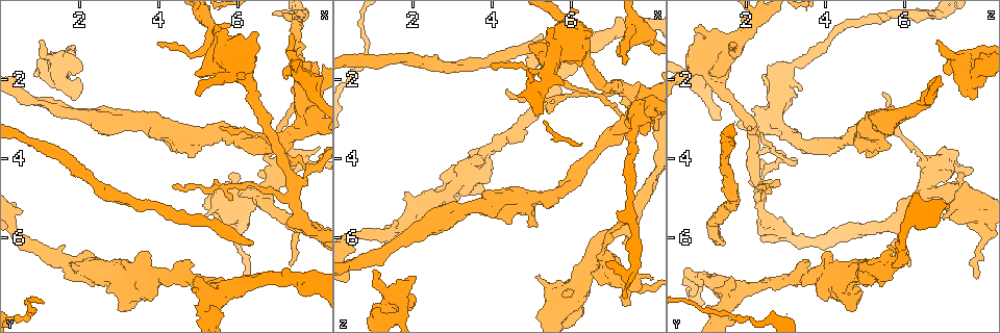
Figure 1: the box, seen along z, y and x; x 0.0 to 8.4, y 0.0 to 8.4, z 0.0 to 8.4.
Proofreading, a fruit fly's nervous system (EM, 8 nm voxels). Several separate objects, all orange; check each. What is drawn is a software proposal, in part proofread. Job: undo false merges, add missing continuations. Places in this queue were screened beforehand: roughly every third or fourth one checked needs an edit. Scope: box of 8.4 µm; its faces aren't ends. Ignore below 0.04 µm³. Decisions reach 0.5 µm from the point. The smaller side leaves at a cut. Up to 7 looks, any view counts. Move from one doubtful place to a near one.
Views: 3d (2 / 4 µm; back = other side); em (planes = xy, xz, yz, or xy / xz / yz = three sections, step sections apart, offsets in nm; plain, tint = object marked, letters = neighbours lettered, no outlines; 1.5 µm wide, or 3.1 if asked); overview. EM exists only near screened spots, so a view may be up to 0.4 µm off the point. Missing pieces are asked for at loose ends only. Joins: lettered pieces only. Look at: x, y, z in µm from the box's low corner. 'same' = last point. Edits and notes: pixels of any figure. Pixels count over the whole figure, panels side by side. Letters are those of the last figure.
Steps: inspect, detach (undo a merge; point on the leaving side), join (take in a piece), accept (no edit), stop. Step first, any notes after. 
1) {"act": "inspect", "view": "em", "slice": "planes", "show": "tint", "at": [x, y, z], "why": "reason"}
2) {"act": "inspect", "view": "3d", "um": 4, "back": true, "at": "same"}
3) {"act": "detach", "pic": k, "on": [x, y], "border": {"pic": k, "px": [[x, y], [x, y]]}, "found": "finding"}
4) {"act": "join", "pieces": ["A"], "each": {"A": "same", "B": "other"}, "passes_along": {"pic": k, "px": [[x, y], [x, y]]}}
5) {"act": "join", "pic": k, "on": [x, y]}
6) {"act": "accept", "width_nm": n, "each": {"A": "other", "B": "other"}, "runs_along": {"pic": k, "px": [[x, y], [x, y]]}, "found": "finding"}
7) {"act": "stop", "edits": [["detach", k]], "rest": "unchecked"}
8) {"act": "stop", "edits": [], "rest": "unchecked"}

{"act": "inspect", "view": "3d", "um": 4, "back": true, "at": [7.40, 4.55, 2.25], "why": "touches itself"}

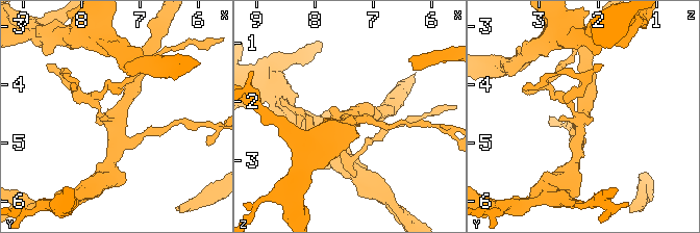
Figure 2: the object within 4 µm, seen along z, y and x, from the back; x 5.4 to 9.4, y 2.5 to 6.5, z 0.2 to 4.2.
{"act": "inspect", "view": "em", "slice": "xy", "step": 8, "show": "letters", "at": [7.45, 4.55, 2.25]}

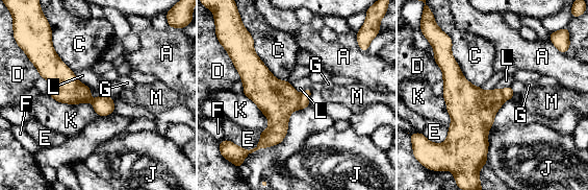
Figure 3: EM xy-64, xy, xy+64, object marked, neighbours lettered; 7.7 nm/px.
{"act": "inspect", "view": "em", "slice": "planes", "show": "letters", "at": "same", "why": "another direction"}

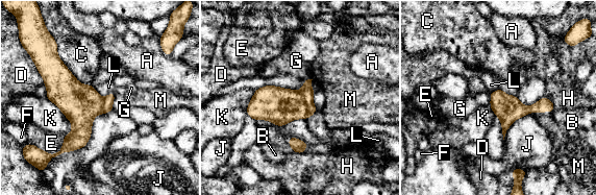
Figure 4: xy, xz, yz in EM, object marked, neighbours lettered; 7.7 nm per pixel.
{"act": "detach", "pic": 4, "on": [307, 93], "width_nm": 200, "each": {"A": "other", "B": "other", "C": "other", "D": "other", "E": "other", "F": "other", "G": "other", "H": "other", "J": "other", "K": "other", "L": "other", "M": "other"}, "border": {"pic": 4, "px": [[298, 92], [306, 107], [305, 118]]}, "found": "a second cell is stuck on"}

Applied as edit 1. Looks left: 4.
{"act": "inspect", "view": "overview", "why": "redraw"}

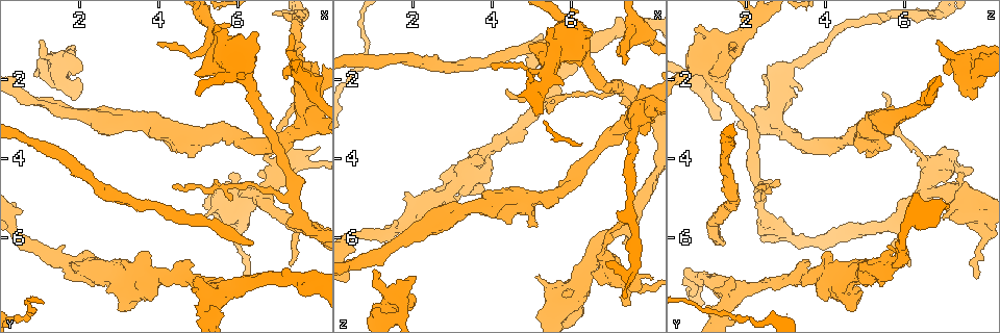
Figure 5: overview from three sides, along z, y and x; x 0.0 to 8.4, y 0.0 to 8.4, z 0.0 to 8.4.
{"act": "inspect", "view": "em", "slice": "planes", "show": "tint", "at": [7.65, 1.75, 3.05]}

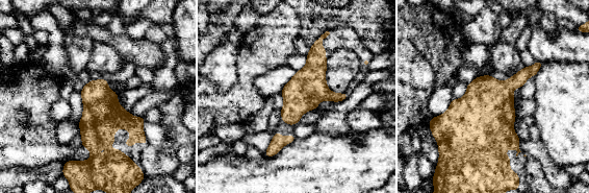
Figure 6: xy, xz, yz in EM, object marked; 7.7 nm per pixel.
{"act": "inspect", "view": "em", "slice": "planes", "show": "letters", "at": "same", "why": "see the neighbours"}

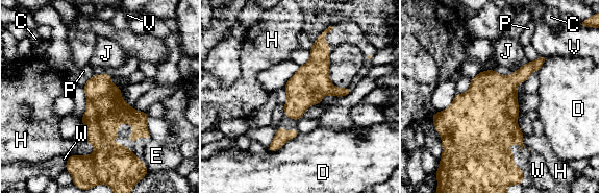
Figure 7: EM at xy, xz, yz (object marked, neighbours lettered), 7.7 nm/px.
{"act": "accept", "each": {"C": "other", "D": "other", "E": "other", "H": "other", "J": "other", "P": "other", "V": "other", "W": "other"}, "border": {"pic": 7, "px": [[94, 75], [88, 79]]}, "found": "continuous, no second cell"}

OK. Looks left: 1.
{"act": "inspect", "view": "em", "slice": "planes", "show": "letters", "at": [4.80, 6.55, 3.65], "why": "an open end"}

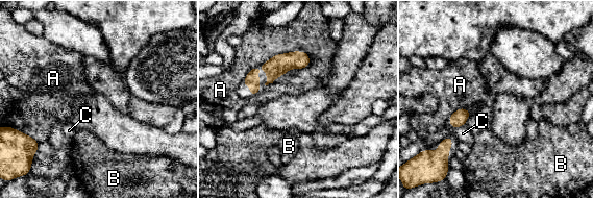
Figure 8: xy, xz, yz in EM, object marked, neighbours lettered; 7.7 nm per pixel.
{"act": "accept", "each": {"A": "other", "B": "other", "C": "other"}, "border": {"pic": 8, "px": [[294, 50], [255, 66], [242, 81]]}, "found": "none of them fits"}

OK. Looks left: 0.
{"act": "stop", "edits": [["detach", 4]], "rest": "unchecked"}

